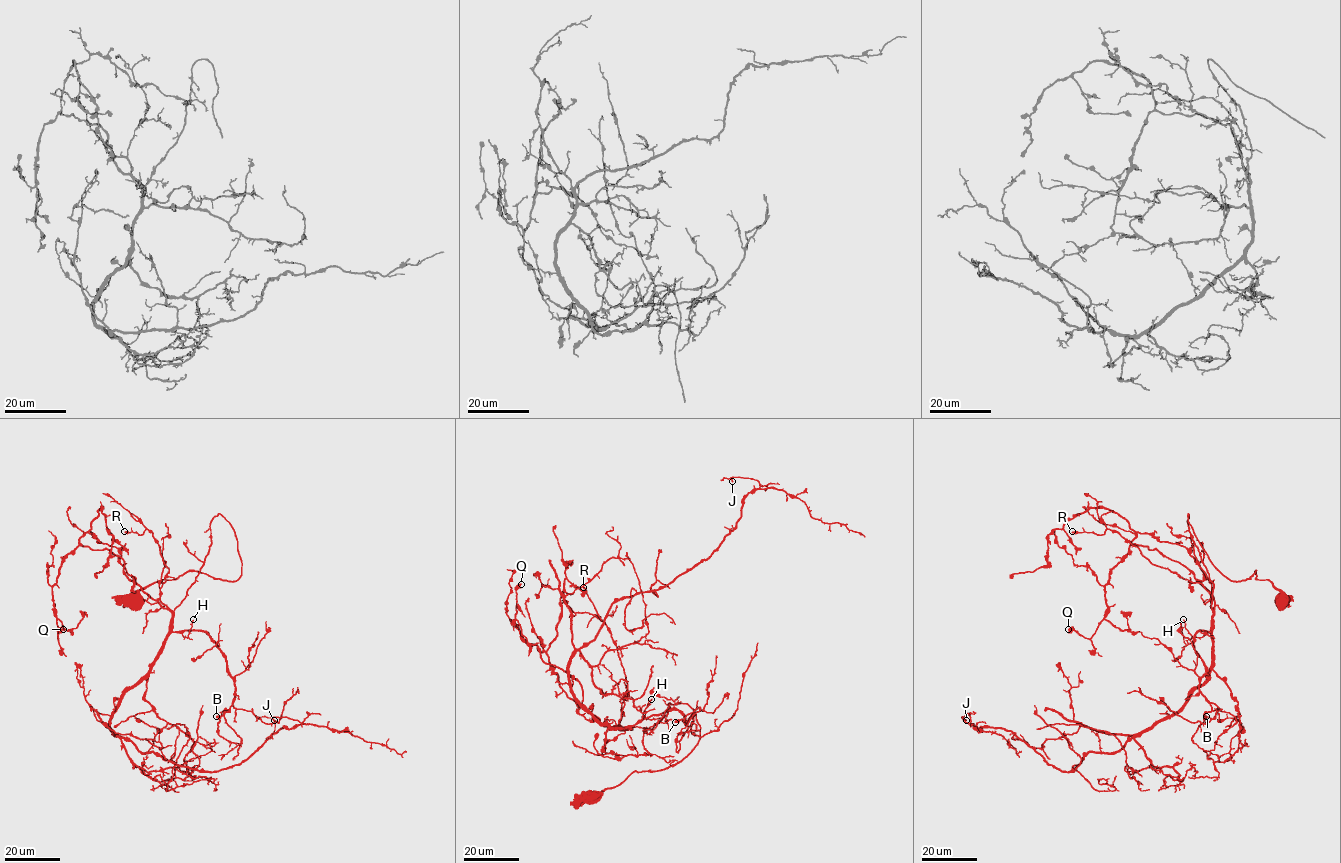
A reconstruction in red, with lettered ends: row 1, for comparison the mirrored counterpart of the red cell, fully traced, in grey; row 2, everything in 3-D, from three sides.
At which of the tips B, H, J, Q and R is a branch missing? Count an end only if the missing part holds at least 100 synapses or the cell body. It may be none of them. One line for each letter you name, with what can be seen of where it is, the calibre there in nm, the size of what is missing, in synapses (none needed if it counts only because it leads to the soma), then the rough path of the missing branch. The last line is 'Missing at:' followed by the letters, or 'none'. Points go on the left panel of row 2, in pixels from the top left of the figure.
Missing at: none

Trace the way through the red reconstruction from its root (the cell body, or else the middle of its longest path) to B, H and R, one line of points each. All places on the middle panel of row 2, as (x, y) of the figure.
B: (590, 796), (683, 758), (700, 730), (687, 704), (630, 728), (666, 710), (693, 714), (688, 727), (675, 722)
H: (590, 796), (697, 744), (686, 703), (668, 703), (651, 729), (630, 728), (651, 699)
R: (590, 796), (635, 771), (677, 764), (700, 725), (679, 703), (651, 729), (618, 728), (626, 675), (583, 587)

